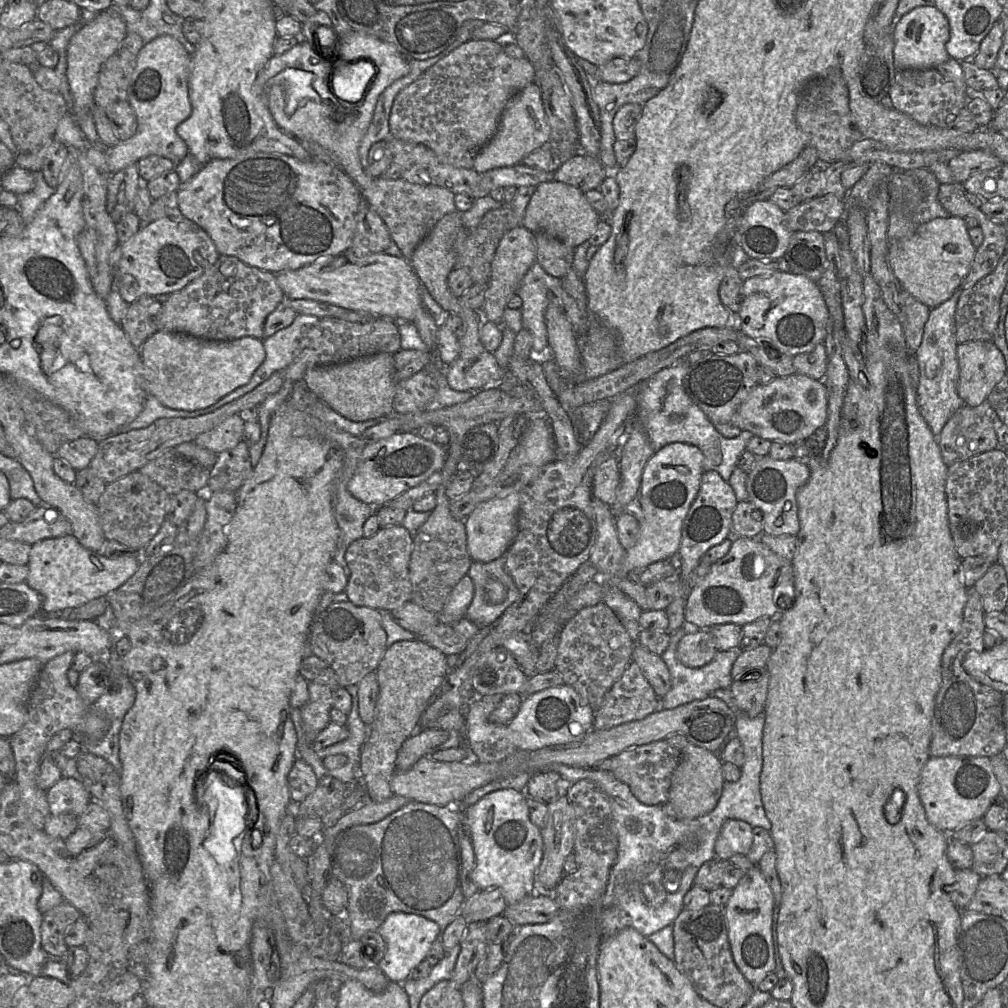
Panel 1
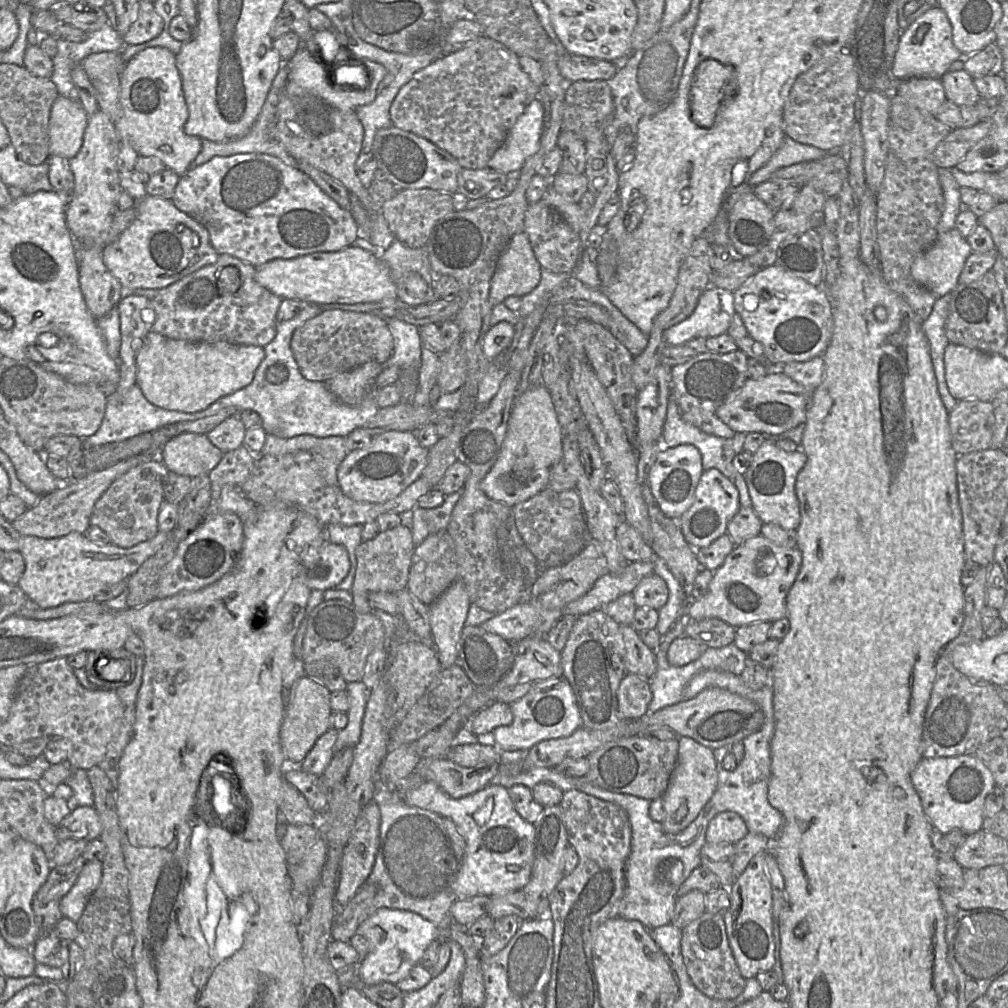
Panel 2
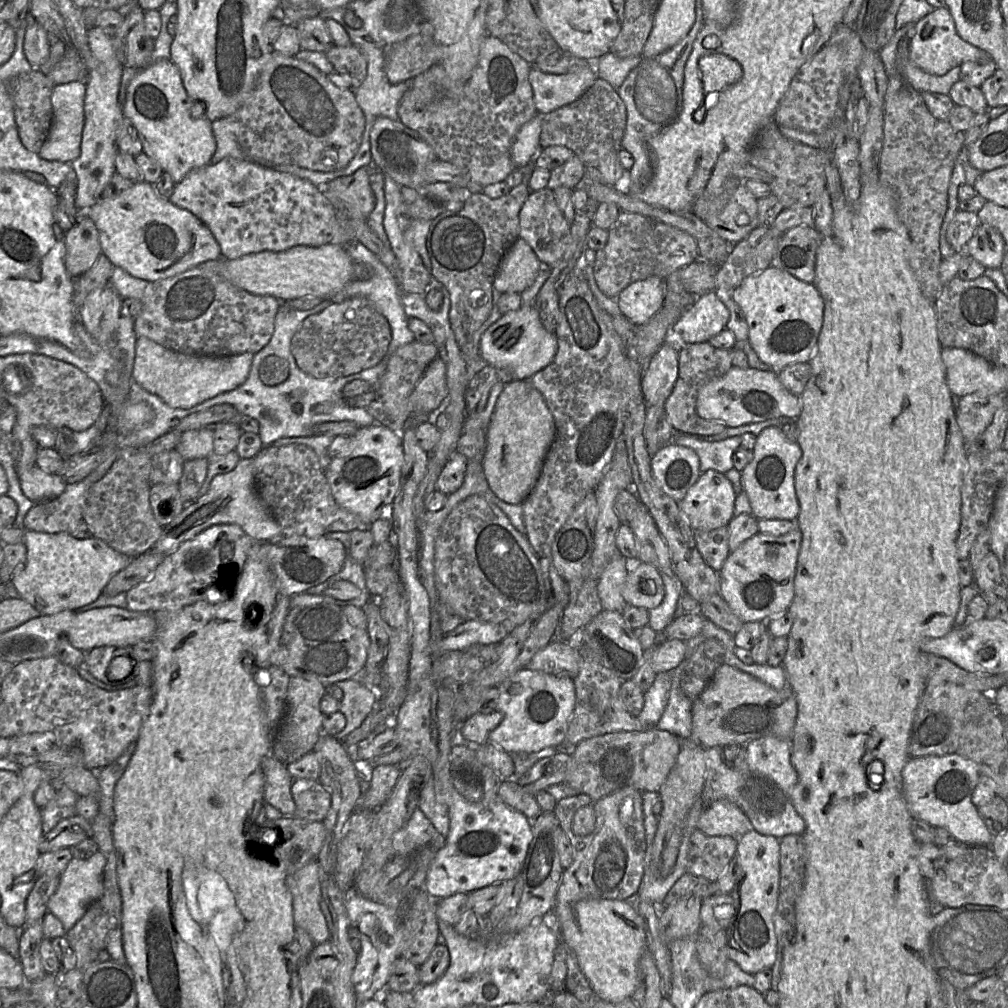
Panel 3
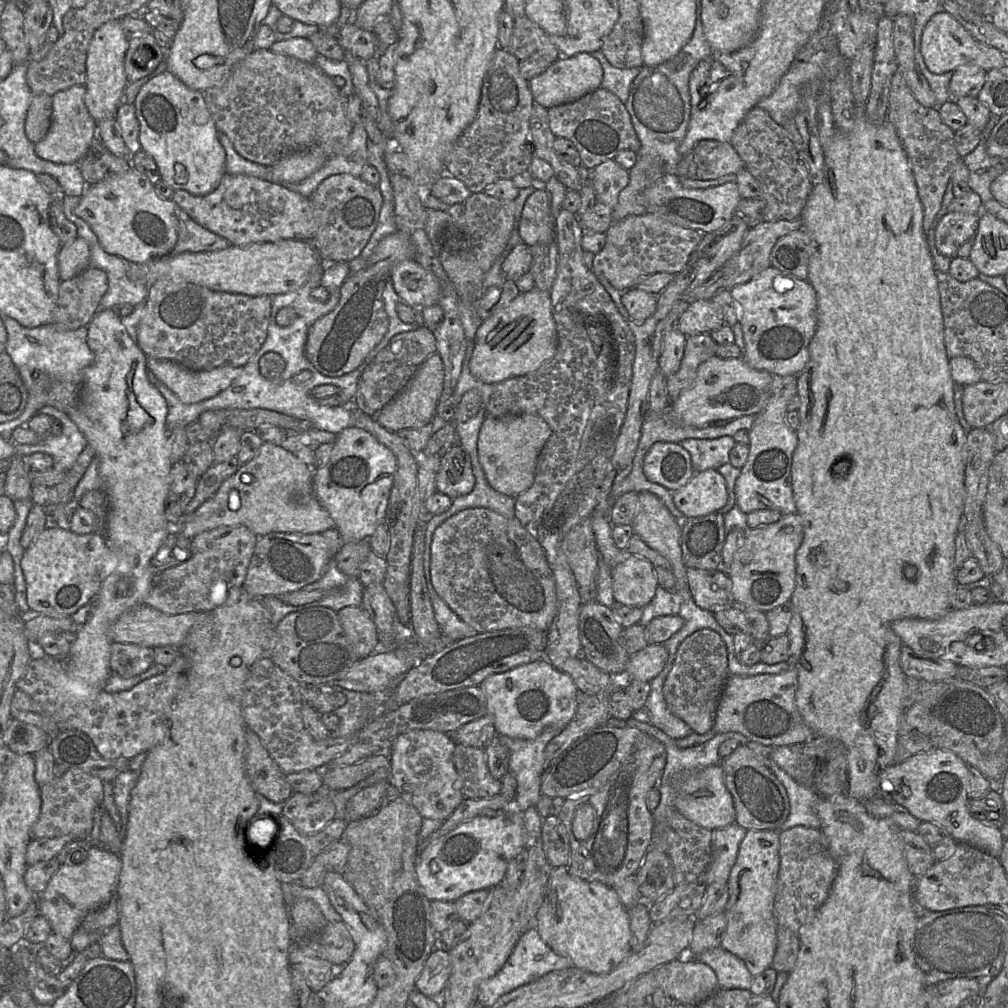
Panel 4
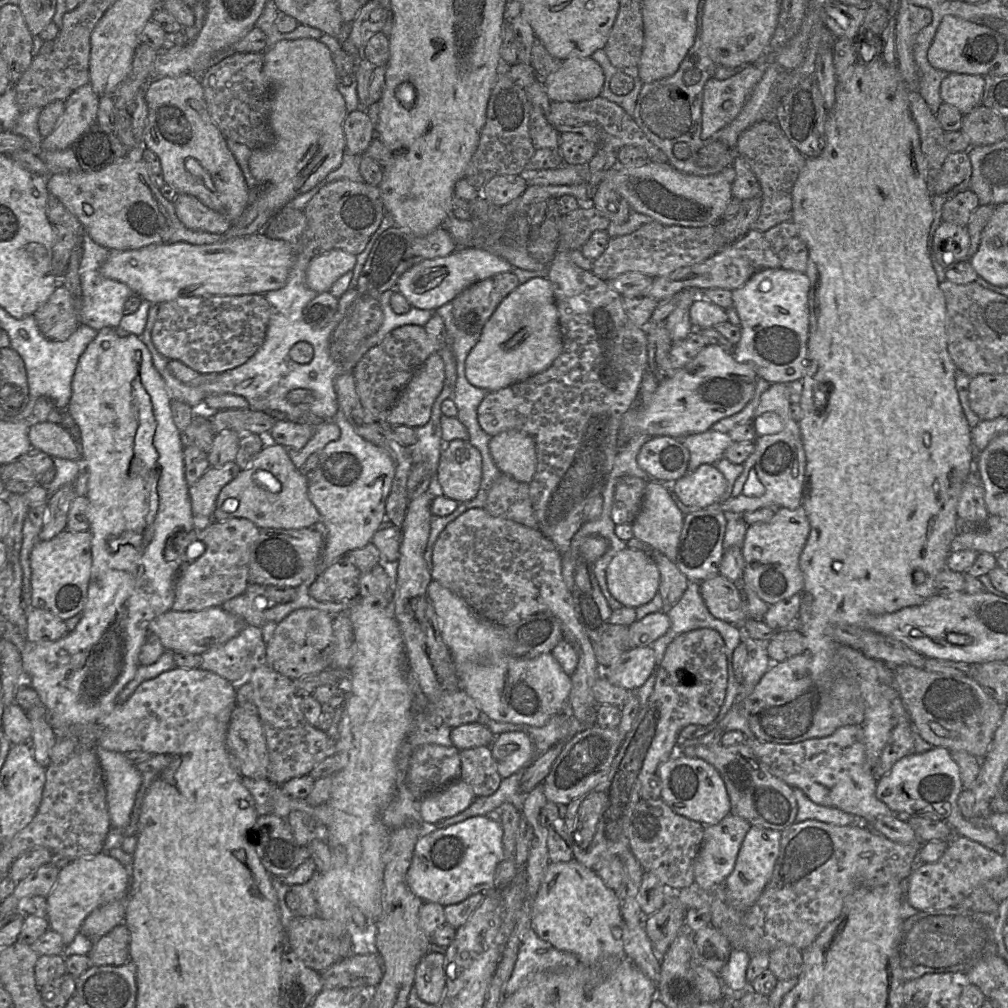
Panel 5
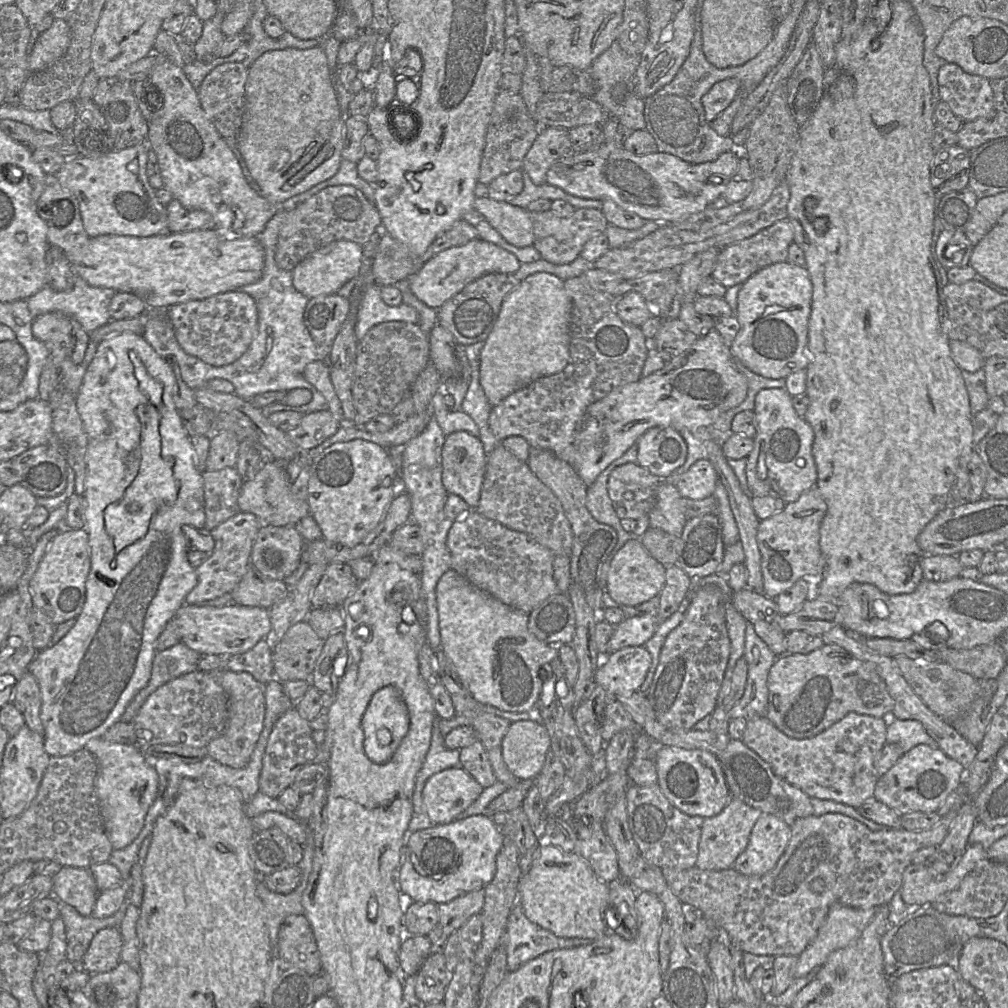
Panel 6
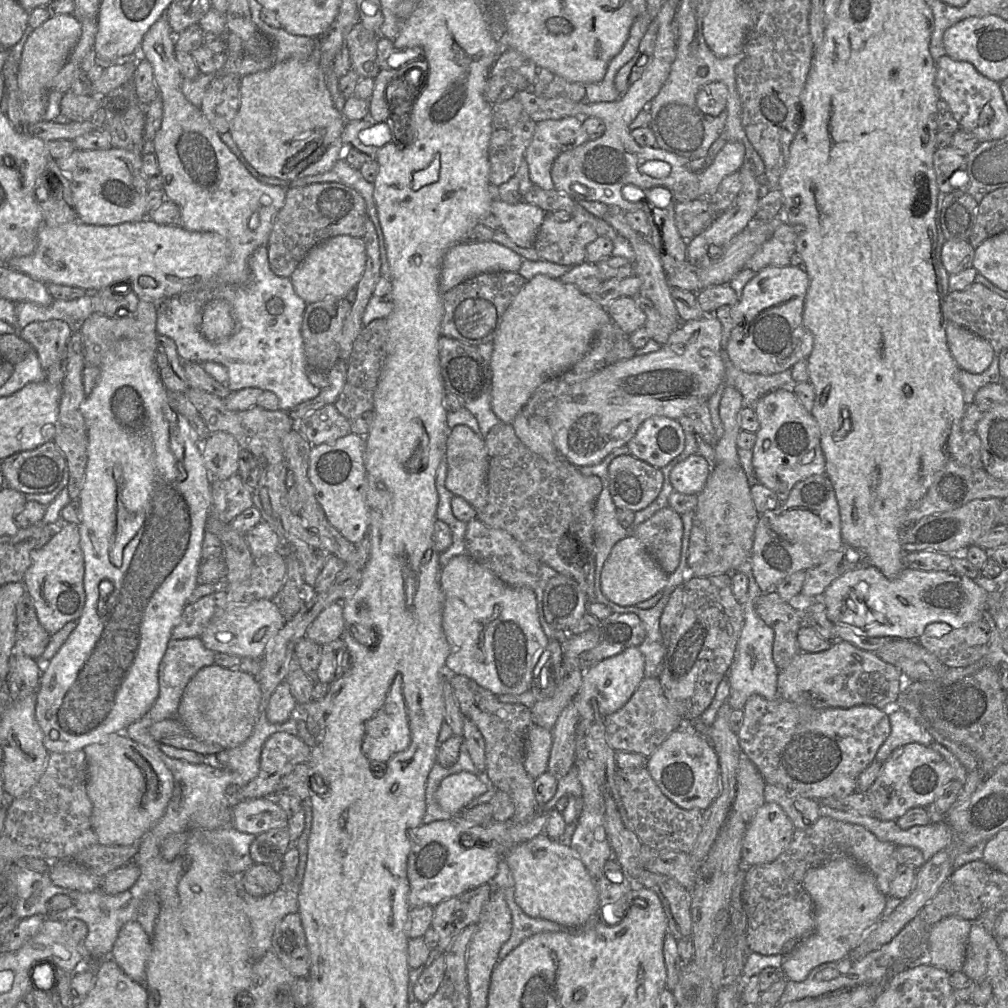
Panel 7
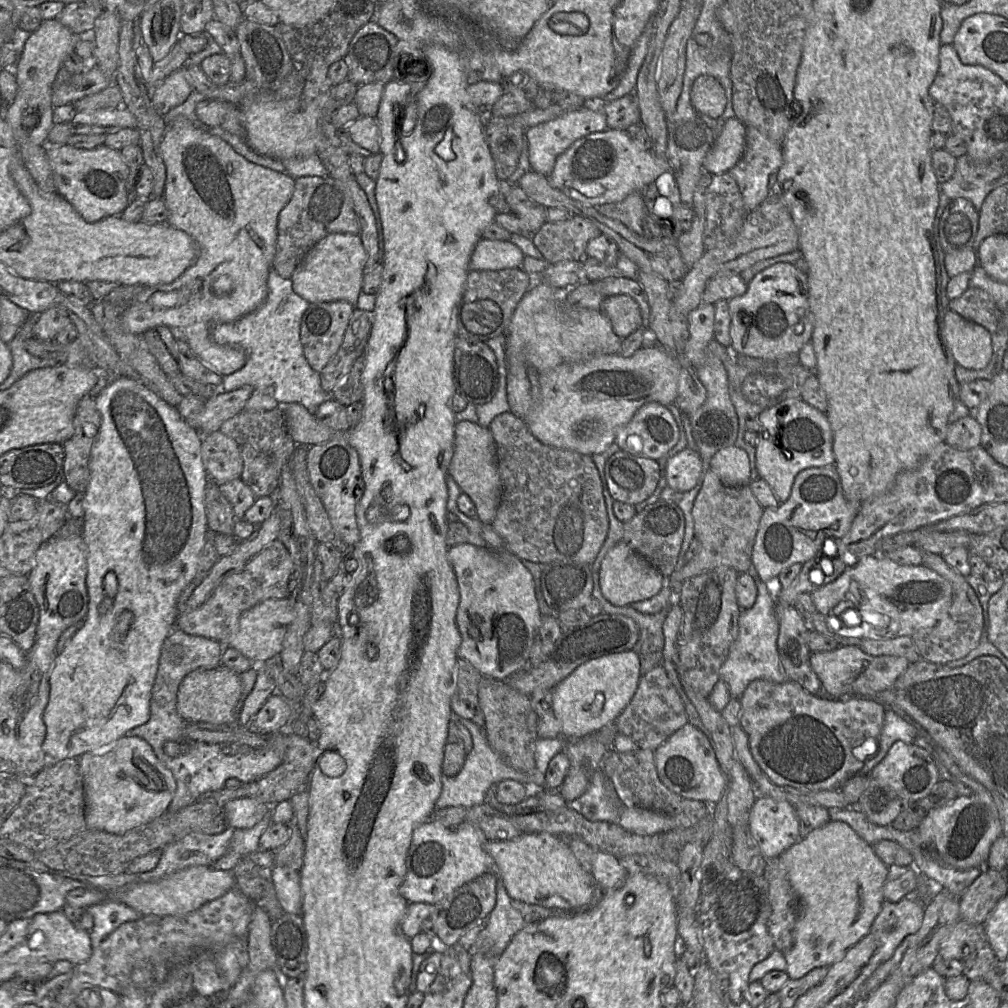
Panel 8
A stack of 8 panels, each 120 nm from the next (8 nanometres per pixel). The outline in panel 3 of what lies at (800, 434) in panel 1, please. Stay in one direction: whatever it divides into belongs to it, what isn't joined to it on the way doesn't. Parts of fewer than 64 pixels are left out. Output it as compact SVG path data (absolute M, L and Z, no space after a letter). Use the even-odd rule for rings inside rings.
M732 366L724 375L713 378L701 386L696 400L696 412L703 419L717 420L726 427L736 427L776 418L798 419L801 413L801 400L800 396L792 394L782 385L778 374L772 370L757 370L751 367L742 369Z

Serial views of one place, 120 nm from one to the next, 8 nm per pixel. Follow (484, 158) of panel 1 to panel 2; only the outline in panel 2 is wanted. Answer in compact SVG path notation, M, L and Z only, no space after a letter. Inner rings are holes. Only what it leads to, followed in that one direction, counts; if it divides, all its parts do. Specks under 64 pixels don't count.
M534 99L518 117L502 146L494 153L487 166L504 174L519 172L525 161L540 146L544 126L544 108Z

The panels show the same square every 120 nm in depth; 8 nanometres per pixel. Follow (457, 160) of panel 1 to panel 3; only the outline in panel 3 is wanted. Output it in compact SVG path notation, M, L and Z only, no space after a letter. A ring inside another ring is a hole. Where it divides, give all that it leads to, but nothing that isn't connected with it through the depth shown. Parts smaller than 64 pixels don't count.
M487 34L480 47L478 63L459 100L433 101L428 71L416 76L398 105L399 121L416 131L433 149L436 159L449 162L469 175L469 193L481 193L485 186L505 181L515 170L511 160L511 146L519 129L536 113L533 91L529 82L532 65L514 53L498 38Z

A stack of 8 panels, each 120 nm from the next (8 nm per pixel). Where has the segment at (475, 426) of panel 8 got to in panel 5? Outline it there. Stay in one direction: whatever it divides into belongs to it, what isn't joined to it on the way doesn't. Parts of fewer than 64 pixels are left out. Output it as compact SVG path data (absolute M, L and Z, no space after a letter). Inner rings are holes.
M466 440L442 441L434 479L440 494L458 503L472 500L478 493L482 479L480 451Z

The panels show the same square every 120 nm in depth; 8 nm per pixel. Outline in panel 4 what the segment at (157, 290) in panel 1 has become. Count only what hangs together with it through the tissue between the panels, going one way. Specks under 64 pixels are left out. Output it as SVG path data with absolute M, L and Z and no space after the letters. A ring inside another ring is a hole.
M133 166L124 173L88 184L74 214L90 226L106 253L131 263L146 263L184 252L223 250L229 246L227 240L196 223L173 200L158 195L149 179Z

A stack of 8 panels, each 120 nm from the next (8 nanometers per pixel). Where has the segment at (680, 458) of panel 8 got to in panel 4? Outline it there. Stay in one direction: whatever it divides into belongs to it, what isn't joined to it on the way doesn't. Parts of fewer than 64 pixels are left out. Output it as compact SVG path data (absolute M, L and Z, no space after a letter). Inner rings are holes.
M714 469L695 472L690 481L672 492L676 508L686 517L700 517L718 512L727 502L724 478Z

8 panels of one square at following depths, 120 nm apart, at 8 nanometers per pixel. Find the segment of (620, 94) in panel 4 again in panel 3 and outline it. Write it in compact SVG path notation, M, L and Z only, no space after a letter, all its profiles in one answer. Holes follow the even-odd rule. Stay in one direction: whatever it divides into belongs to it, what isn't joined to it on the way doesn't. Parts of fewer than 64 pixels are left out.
M612 53L604 54L593 62L598 77L606 80L617 90L627 75L641 62L642 56L619 58Z

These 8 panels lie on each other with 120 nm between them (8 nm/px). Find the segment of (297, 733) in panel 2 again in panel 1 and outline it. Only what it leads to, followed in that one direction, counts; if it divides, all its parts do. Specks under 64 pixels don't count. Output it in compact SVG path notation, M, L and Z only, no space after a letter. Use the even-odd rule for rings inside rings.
M308 682L309 701L300 709L307 741L313 742L319 732L329 724L333 708L333 690L318 682Z

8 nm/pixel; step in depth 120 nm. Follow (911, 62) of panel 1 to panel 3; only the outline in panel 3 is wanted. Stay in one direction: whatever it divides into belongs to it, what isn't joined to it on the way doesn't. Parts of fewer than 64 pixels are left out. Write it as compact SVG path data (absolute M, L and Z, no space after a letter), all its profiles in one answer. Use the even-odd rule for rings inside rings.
M947 7L936 8L915 24L909 45L909 59L922 70L935 75L943 75L965 61L986 63L993 60L986 51L964 41L958 35L955 21Z

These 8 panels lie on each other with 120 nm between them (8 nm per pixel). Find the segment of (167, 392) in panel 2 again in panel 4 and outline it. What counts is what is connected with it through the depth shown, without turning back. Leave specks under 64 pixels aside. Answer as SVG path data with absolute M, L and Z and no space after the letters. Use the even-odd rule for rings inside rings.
M147 358L147 367L183 403L193 404L212 398L230 386L242 367L220 366L194 371L176 362Z

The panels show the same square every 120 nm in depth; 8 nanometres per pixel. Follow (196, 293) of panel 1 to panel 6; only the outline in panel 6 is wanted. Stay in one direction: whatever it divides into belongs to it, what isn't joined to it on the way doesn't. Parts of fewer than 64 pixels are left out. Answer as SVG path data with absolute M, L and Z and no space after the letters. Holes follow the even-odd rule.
M228 291L172 305L167 314L182 349L213 366L224 366L240 358L258 331L256 302L241 291Z

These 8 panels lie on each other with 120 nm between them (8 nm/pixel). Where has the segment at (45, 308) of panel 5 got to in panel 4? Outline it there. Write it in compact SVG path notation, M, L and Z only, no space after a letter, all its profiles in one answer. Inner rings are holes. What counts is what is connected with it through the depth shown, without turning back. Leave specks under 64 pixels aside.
M90 266L70 280L61 281L52 323L75 330L87 326L108 288L106 273Z

